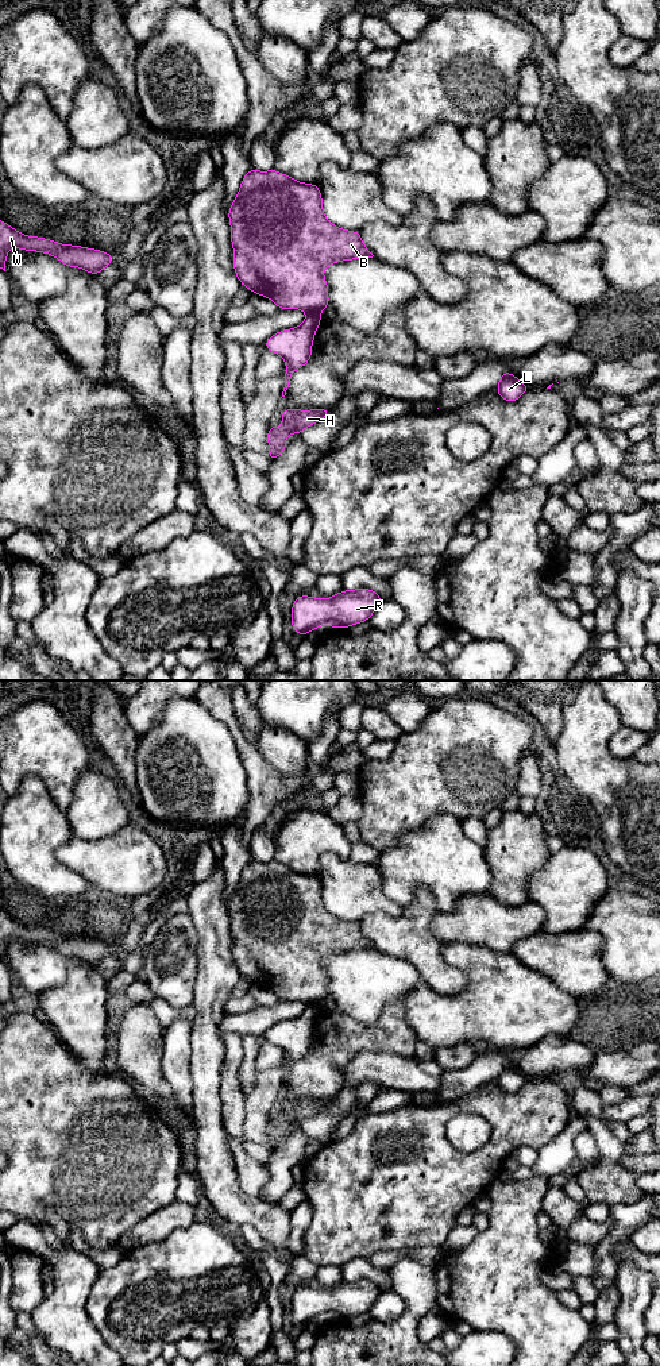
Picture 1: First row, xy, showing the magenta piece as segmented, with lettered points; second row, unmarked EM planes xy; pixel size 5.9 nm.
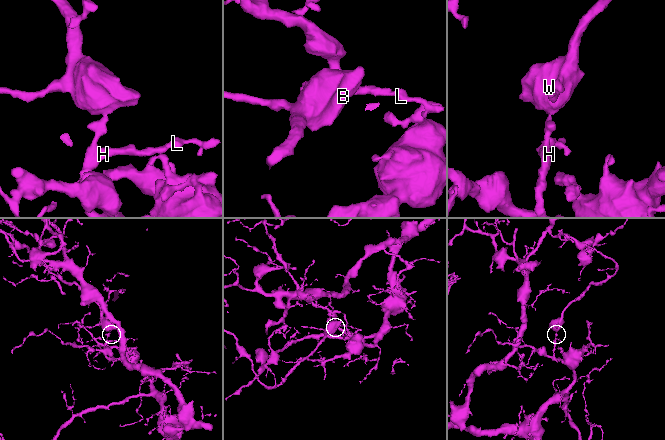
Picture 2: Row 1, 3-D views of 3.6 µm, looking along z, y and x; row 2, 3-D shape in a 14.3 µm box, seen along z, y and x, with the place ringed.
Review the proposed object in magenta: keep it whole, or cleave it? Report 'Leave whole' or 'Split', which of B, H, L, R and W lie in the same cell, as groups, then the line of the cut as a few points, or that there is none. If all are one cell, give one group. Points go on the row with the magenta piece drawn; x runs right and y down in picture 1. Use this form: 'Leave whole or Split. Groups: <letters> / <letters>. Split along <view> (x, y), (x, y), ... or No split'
Split. Groups: B W / H L R. Split along xy (309, 312), (317, 315)

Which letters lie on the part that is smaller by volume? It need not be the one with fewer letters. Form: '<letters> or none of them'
B, W

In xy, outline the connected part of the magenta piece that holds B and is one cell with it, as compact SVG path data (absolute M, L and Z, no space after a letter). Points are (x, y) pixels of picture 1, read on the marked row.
M251 169L240 182L228 211L233 270L240 285L270 298L278 309L320 313L329 306L323 270L343 261L373 258L359 231L341 229L328 221L316 184L302 184L277 171Z

